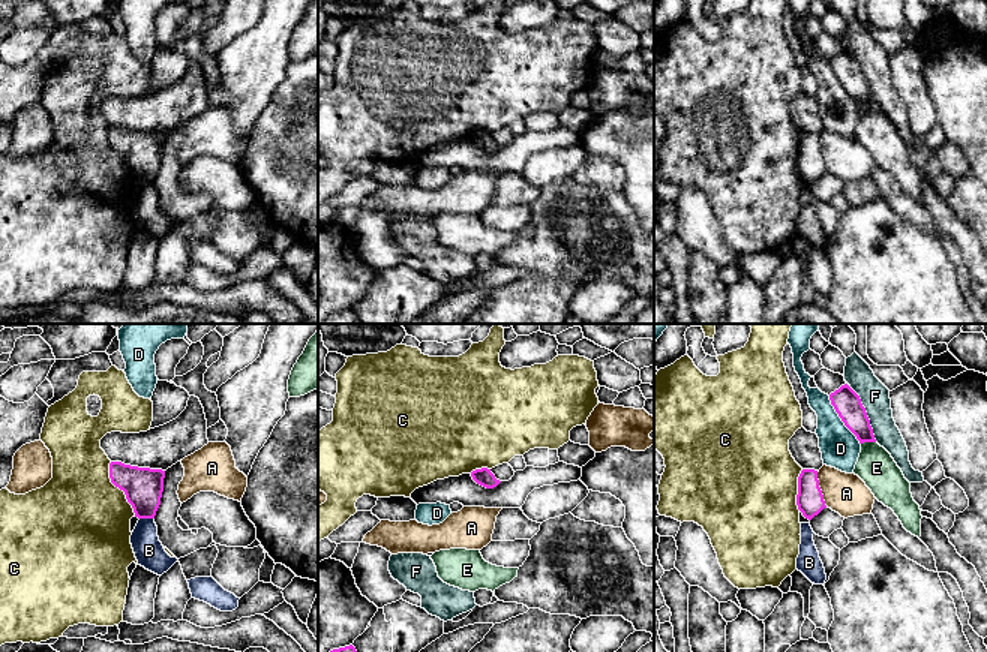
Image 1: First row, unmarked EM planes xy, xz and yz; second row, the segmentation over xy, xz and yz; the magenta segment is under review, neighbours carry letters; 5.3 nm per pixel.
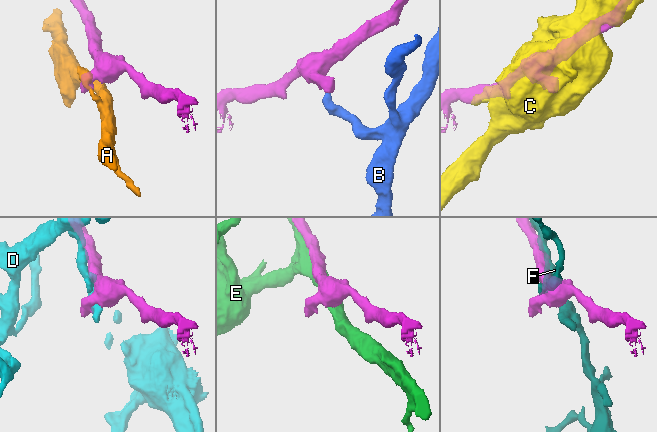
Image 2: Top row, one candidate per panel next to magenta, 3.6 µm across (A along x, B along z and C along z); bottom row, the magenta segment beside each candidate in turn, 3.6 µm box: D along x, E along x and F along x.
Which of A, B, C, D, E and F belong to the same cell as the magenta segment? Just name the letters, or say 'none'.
none

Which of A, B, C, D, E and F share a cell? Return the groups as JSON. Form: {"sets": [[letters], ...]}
{"sets": [["A"], ["B"], ["C"], ["D"], ["E"], ["F"]]}

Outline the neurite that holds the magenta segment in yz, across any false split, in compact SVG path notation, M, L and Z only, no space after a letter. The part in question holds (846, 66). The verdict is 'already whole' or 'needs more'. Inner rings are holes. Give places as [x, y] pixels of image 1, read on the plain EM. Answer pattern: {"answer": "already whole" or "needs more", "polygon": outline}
{"answer": "already whole", "polygon": "M848 48L831 57L830 64L844 90L856 100L860 108L876 106L866 72L860 60Z"}

